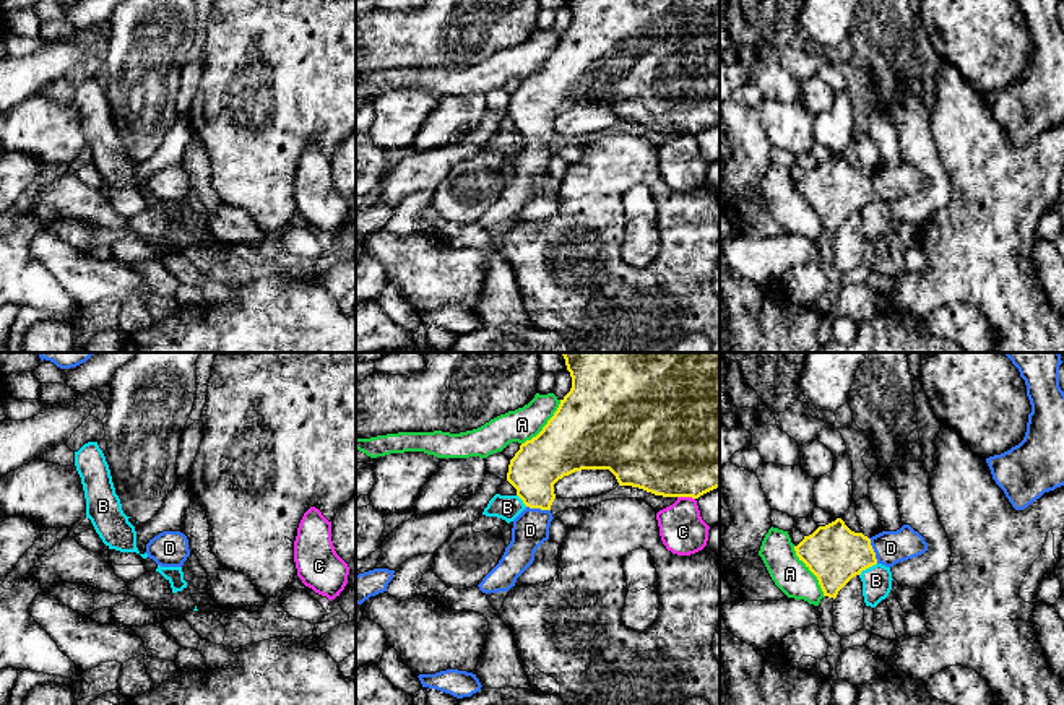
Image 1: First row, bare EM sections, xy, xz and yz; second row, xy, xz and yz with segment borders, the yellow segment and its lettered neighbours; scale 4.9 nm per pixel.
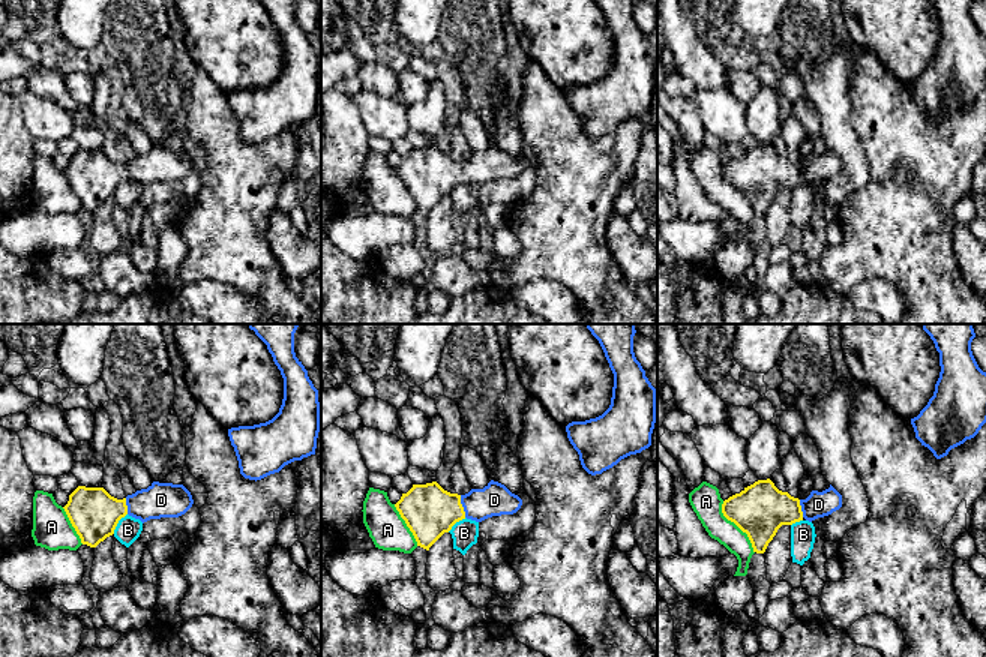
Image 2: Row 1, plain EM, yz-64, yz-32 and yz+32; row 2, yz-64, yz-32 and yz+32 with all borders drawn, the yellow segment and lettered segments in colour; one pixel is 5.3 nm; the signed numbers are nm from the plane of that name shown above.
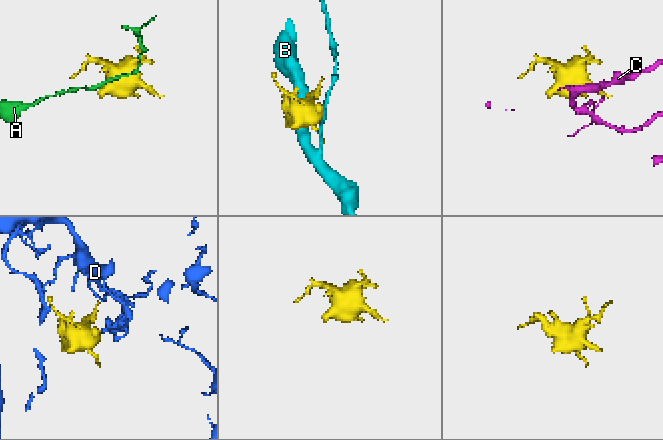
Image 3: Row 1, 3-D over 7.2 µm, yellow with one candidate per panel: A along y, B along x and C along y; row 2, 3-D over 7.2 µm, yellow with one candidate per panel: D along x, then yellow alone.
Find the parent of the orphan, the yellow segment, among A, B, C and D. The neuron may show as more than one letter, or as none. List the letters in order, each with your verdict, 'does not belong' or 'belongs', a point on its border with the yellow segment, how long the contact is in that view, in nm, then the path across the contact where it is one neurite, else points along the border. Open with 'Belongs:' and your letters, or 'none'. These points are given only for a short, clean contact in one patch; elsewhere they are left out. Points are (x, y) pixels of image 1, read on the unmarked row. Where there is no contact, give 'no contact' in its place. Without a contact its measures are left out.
Belongs: D
A: does not belong; contact yz (809, 205); length 300 nm
B: does not belong; contact yz (866, 203); length 110 nm
C: does not belong; contact xz (686, 132); length 90 nm; border xz (678, 132), (691, 132), (694, 135)
D: belongs; contact yz (873, 187); length 140 nm; way yz (834, 189), (873, 187), (890, 184)

